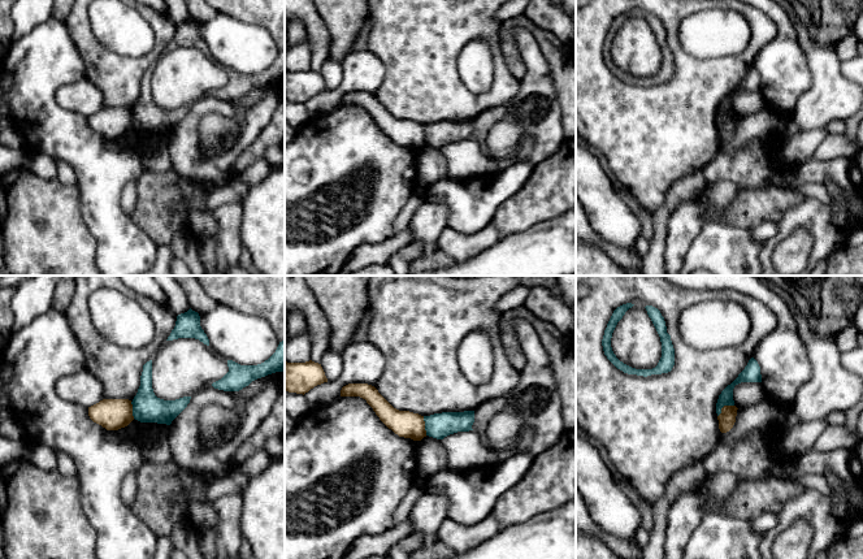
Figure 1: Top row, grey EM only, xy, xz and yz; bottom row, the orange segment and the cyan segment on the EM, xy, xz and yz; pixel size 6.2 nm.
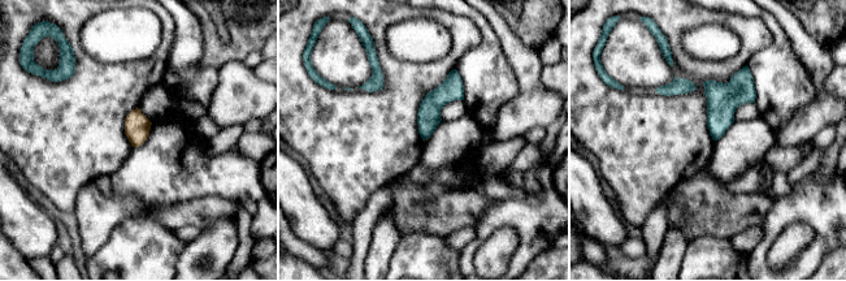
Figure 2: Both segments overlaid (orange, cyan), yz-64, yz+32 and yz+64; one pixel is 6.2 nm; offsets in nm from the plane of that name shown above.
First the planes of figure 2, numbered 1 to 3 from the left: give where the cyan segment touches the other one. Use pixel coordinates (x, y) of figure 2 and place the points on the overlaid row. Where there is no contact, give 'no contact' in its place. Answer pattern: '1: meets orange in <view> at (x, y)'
1: no contact
2: meets orange in yz+32 at (425, 139)
3: no contact

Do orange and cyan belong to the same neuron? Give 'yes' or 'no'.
no

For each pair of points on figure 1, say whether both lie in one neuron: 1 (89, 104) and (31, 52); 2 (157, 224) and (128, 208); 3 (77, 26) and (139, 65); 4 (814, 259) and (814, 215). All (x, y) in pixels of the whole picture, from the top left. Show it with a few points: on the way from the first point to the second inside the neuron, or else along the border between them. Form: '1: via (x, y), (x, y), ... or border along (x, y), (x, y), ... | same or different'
1: border along (85, 77), (59, 89), (59, 105) | different
2: border along (137, 181), (137, 204), (130, 215) | different
3: via (87, 43), (109, 65), (122, 65) | same
4: via (819, 248), (819, 225) | same

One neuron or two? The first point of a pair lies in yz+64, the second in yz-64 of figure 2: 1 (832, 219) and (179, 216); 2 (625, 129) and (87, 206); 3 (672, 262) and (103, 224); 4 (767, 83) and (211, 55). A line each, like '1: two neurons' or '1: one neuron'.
1: two neurons
2: two neurons
3: one neuron
4: two neurons

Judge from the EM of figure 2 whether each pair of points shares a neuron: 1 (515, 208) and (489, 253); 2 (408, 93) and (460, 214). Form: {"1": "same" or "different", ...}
{"1": "different", "2": "different"}

